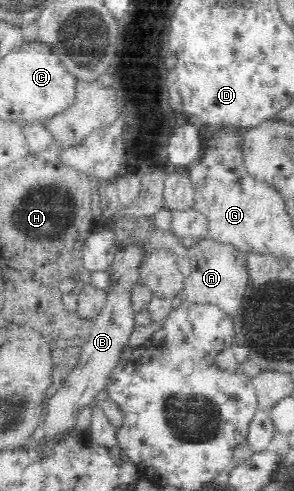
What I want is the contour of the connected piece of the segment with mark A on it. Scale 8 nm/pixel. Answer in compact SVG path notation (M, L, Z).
M202 240L194 248L186 252L182 260L177 260L184 277L184 286L180 300L192 304L216 304L226 314L236 314L242 304L242 294L248 282L246 266L238 258L238 254L224 244L216 244L212 240Z

